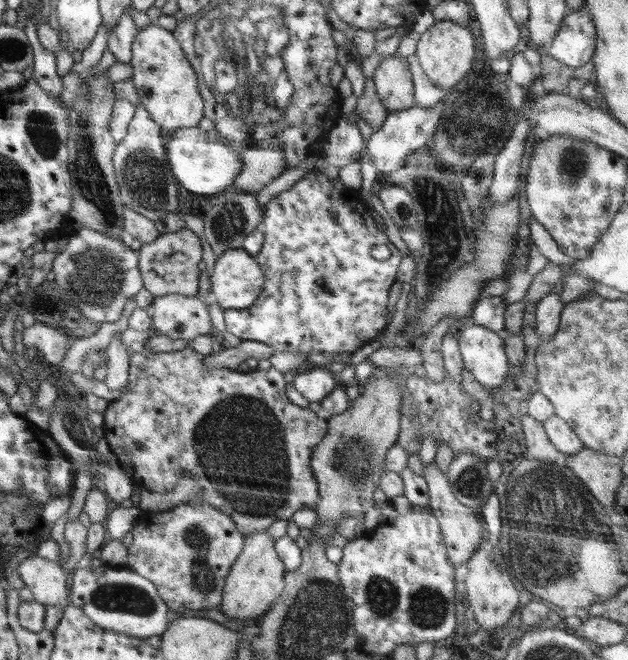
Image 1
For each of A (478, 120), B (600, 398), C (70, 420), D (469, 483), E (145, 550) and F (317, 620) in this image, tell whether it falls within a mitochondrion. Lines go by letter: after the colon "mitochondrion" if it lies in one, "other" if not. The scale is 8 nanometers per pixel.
A: mitochondrion
B: mitochondrion
C: mitochondrion
D: mitochondrion
E: other
F: mitochondrion

